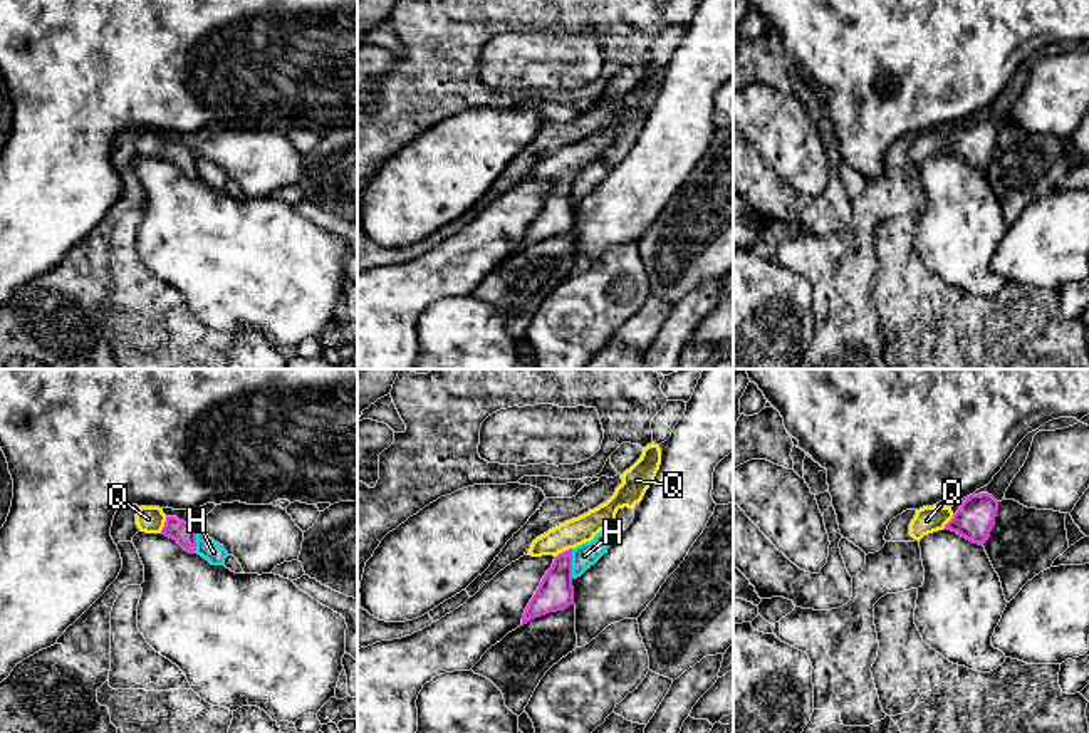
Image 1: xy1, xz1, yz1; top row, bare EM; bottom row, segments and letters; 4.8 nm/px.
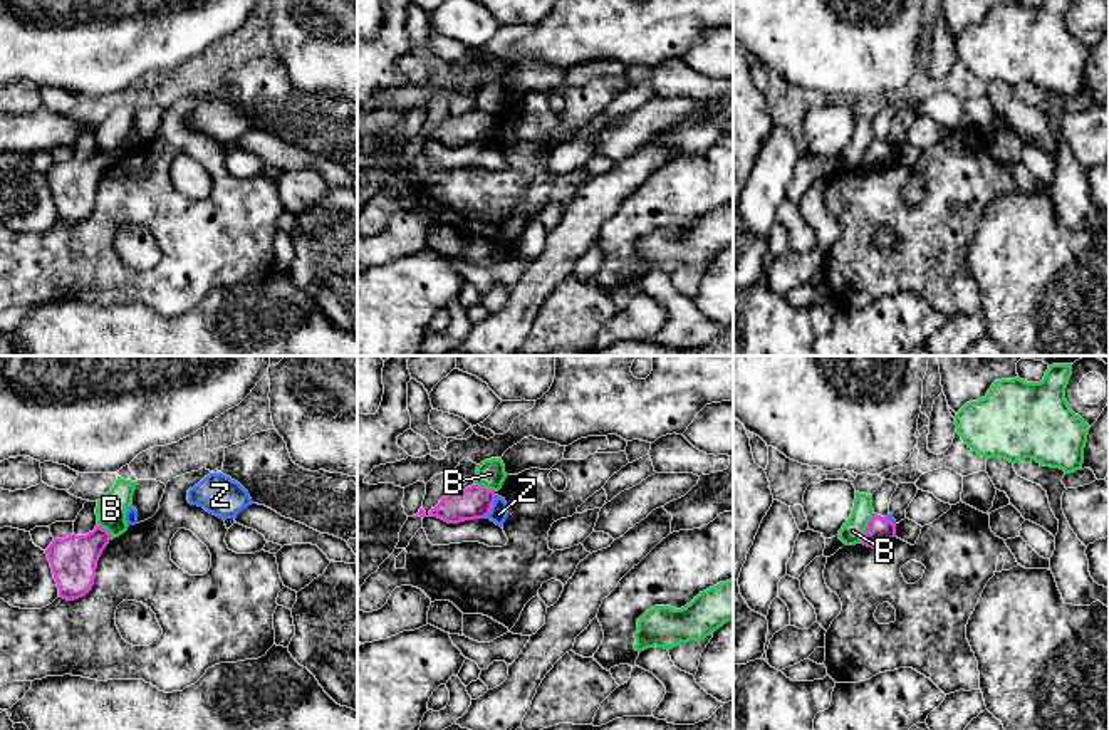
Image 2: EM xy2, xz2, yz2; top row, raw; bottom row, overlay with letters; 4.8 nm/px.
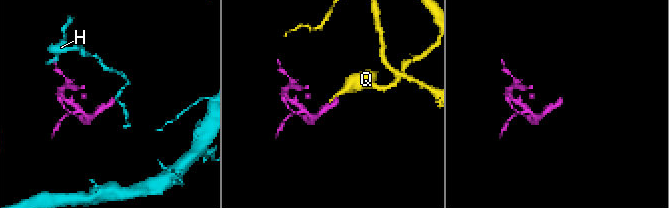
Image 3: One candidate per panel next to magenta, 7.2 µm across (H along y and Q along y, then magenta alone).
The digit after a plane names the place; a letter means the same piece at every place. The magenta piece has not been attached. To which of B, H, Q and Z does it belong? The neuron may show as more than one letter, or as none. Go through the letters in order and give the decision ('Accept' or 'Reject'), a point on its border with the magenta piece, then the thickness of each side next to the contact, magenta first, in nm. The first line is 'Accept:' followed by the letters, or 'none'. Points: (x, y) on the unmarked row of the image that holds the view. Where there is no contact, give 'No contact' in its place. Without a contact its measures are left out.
Accept: Q
B: Reject. Touches magenta at yz2 (866, 151). Thickness 140 nm (magenta) against 110 nm
H: Reject. Touches magenta at xz1 (571, 188). Thickness 170 nm (magenta) against 120 nm
Q: Accept. Touches magenta at xy1 (165, 150). Thickness 100 nm (magenta) against 130 nm
Z: Reject. Touches magenta at xz2 (490, 130). Thickness 160 nm (magenta) against 90 nm

